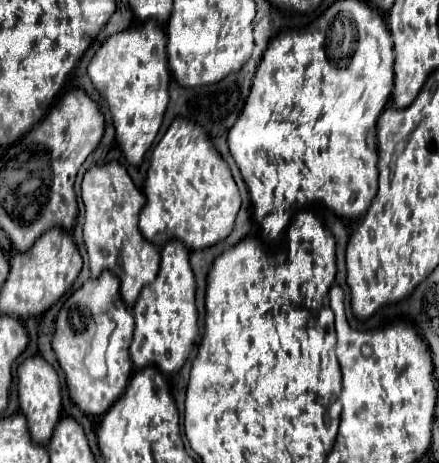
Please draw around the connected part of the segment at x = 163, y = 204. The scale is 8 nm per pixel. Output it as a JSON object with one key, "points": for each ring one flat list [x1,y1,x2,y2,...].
{"points":[[175,117,165,135,161,137,161,141,157,143,157,147,153,149,143,193,145,193,145,205,139,215,139,231,143,233,143,237,147,237,147,241,155,243,157,247,171,239,185,243,187,249,211,247,223,241,231,233,241,205,235,179,223,157,213,147,211,137,207,135,205,129,199,127,199,123,193,123,185,117]]}

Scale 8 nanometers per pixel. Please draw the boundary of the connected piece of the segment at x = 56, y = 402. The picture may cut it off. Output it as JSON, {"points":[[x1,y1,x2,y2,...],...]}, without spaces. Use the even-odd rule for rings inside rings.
{"points":[[33,355,17,367,17,377,19,377,17,383,19,409,29,421,29,431,33,439,39,441,41,445,47,445,47,441,51,439,51,429,55,427,55,421,59,421,61,417,61,387,57,371,41,355]]}

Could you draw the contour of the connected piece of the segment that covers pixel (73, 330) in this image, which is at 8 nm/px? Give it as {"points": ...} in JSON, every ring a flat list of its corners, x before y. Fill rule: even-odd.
{"points":[[103,271,97,279,87,279,75,293,71,293,71,297,63,303,57,319,55,319,55,335,53,335,53,351,57,355,57,361,65,373,65,381,67,381,67,389,69,389,69,397,73,399,73,403,87,415,103,415,121,395,123,389,127,387,127,381,133,373,133,365,131,365,131,357,127,353,129,343,131,343,131,333,133,333,133,317,131,317,131,309,125,305,123,297,121,297,121,281,117,275,113,275,111,271],[97,315,109,315,117,327,115,327,115,349,113,349,113,365,107,373,107,377,93,381,87,375,87,369,83,367,83,357,91,351,91,343,97,331,95,325,95,317]]}

